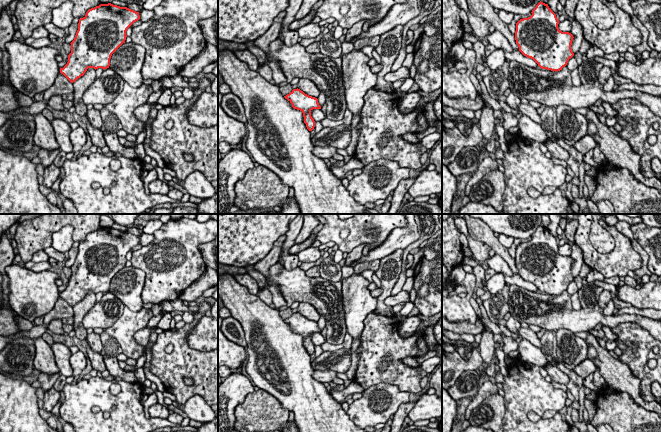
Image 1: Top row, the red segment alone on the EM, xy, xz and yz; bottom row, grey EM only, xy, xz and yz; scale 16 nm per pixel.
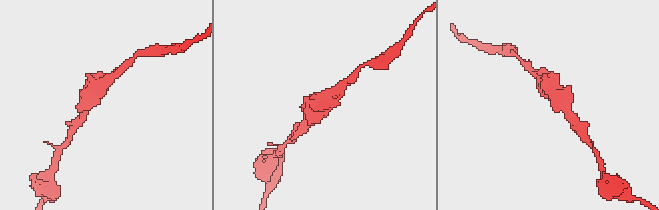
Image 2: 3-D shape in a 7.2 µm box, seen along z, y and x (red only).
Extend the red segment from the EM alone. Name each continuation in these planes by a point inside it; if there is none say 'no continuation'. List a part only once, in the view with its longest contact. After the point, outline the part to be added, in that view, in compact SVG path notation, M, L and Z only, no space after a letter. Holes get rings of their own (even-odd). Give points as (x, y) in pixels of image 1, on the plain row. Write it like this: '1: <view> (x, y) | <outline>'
no continuation

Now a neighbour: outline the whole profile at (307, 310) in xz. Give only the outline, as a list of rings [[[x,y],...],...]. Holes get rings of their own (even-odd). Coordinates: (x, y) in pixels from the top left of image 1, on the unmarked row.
[[[300,302],[297,307],[297,312],[303,315],[305,318],[318,322],[320,319],[320,314],[314,306],[309,303]]]

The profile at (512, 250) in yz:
[[[529,237],[527,239],[514,239],[514,242],[513,244],[511,245],[510,248],[508,248],[508,252],[510,254],[510,256],[512,258],[515,258],[515,255],[516,255],[516,247],[520,244],[520,243],[523,243],[523,242],[528,242],[532,239],[532,237]]]

